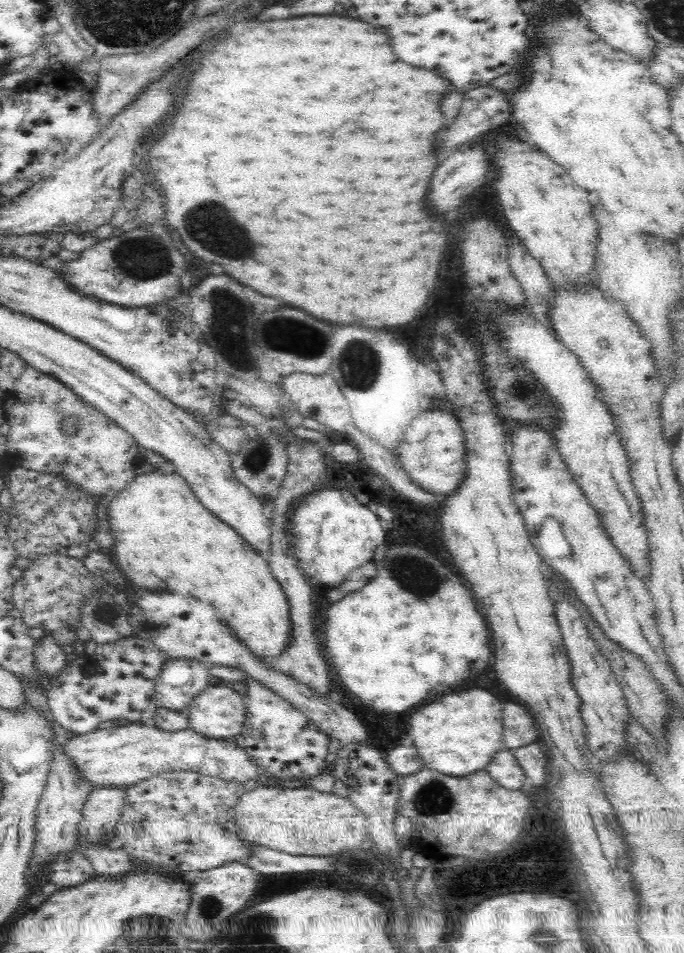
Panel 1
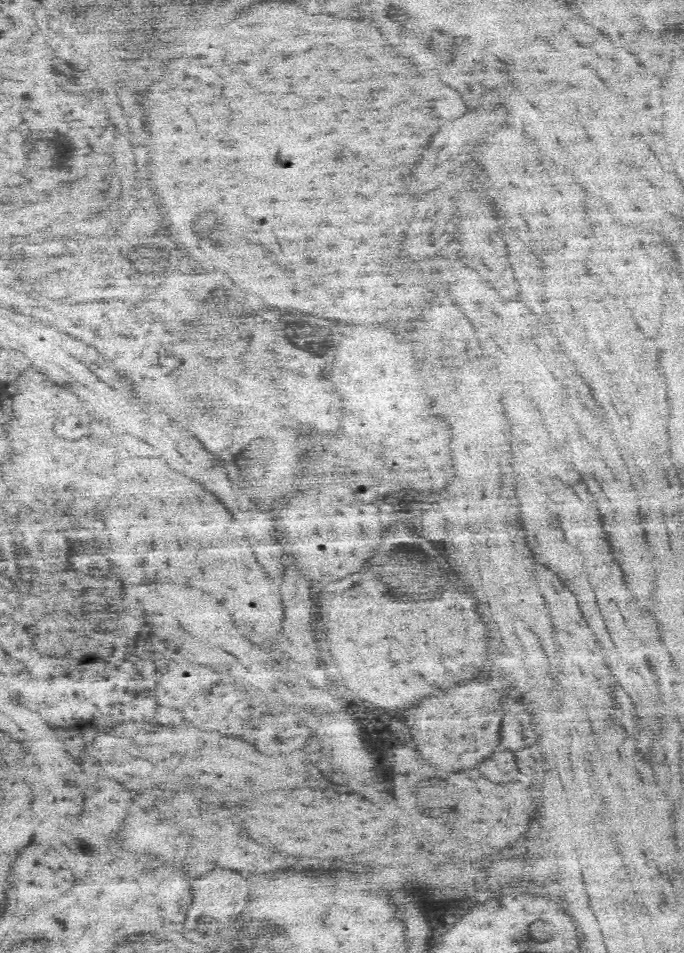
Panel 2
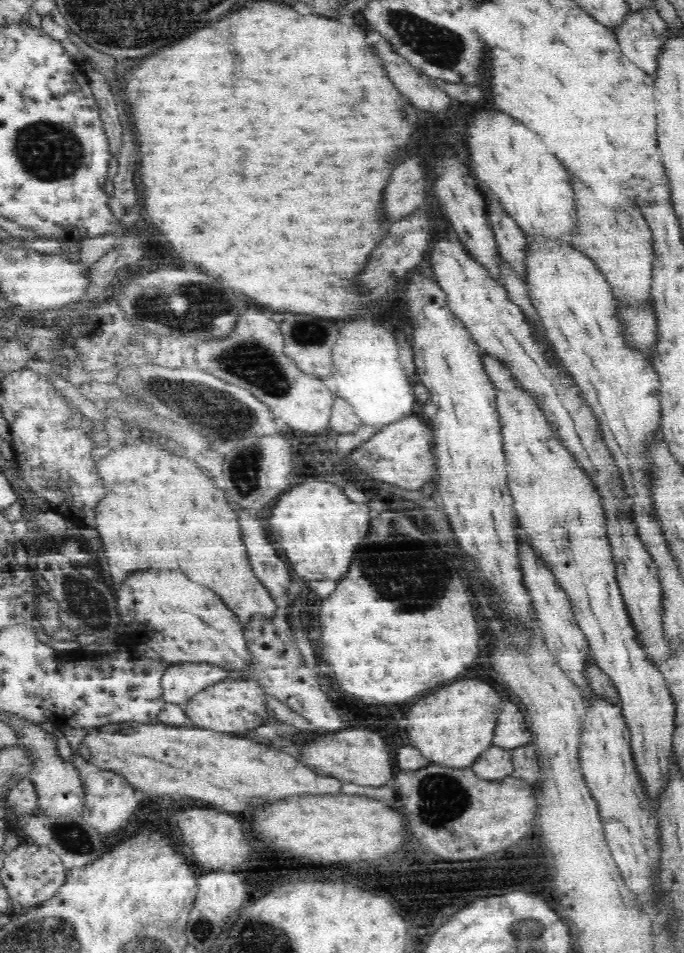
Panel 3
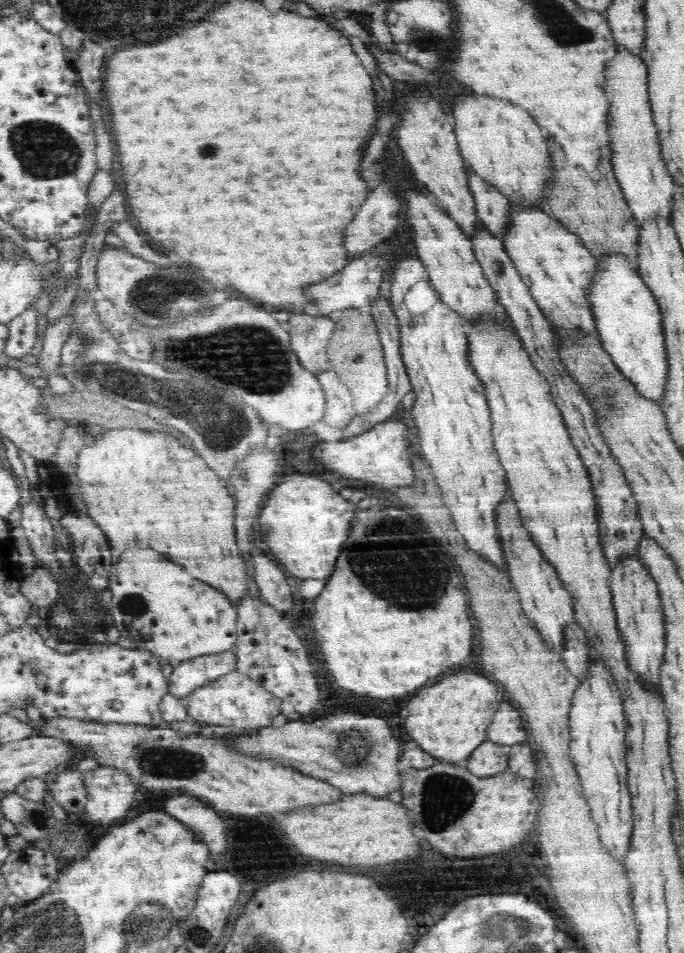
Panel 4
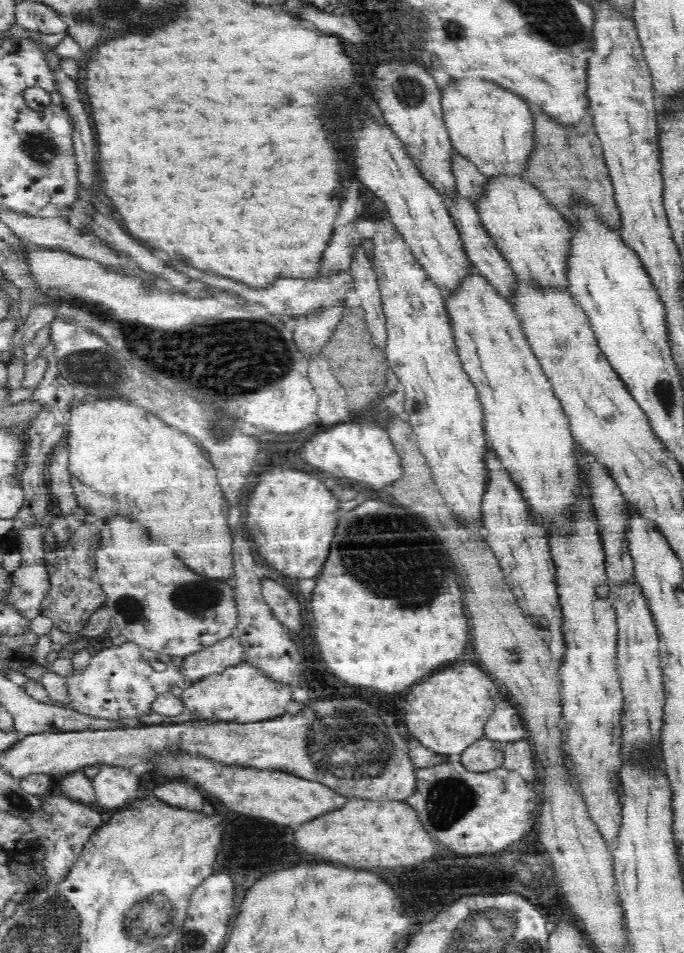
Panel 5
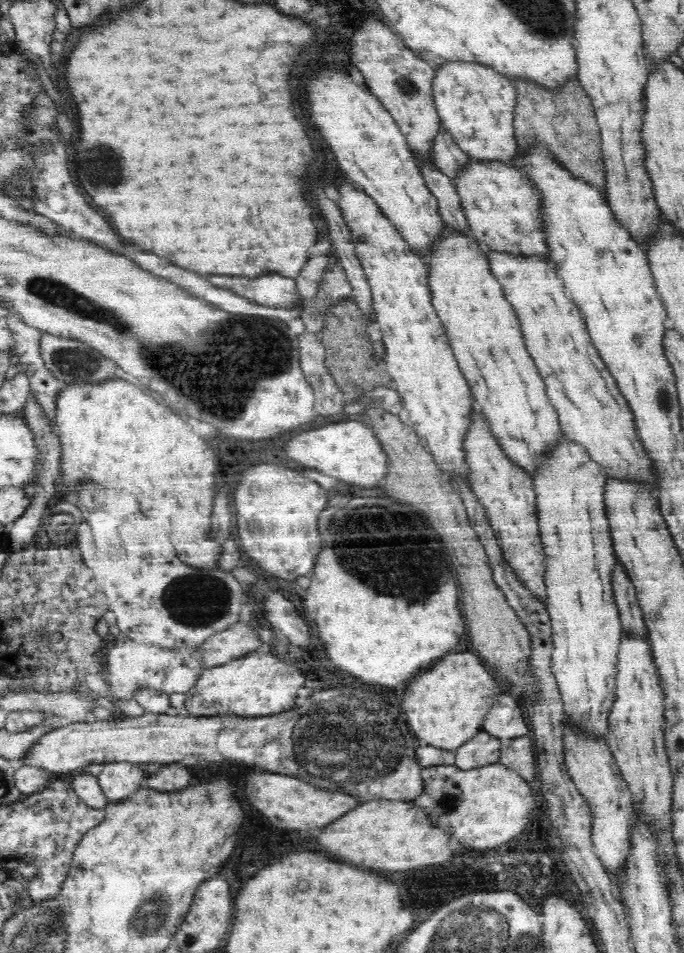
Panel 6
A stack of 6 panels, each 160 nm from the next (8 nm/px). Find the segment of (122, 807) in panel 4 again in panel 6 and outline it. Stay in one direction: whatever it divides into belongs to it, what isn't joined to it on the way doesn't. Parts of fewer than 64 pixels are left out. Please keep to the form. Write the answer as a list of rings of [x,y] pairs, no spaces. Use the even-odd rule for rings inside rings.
[[[125,762],[103,765],[102,772],[96,778],[107,804],[126,800],[146,780],[139,765]]]

